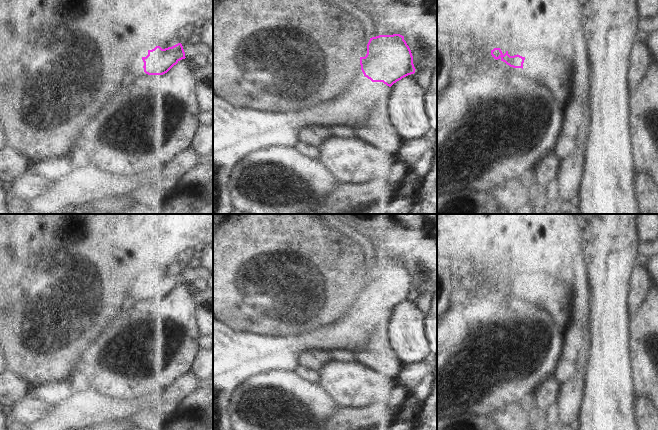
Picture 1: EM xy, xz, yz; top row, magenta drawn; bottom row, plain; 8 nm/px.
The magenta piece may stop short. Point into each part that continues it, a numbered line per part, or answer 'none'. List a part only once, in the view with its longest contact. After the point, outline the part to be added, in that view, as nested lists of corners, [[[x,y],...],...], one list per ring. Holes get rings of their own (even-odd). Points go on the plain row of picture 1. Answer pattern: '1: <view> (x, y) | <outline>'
1: xz (237, 355) | [[[367,301],[352,306],[343,317],[316,331],[285,337],[236,331],[213,318],[213,430],[233,430],[228,415],[230,397],[234,389],[249,377],[274,369],[294,371],[299,365],[300,353],[306,350],[343,354],[348,347],[357,350],[373,346],[372,332],[383,329],[390,322],[389,310],[372,306]]]

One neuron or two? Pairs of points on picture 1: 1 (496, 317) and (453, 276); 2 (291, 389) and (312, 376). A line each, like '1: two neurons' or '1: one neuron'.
1: two neurons
2: two neurons

